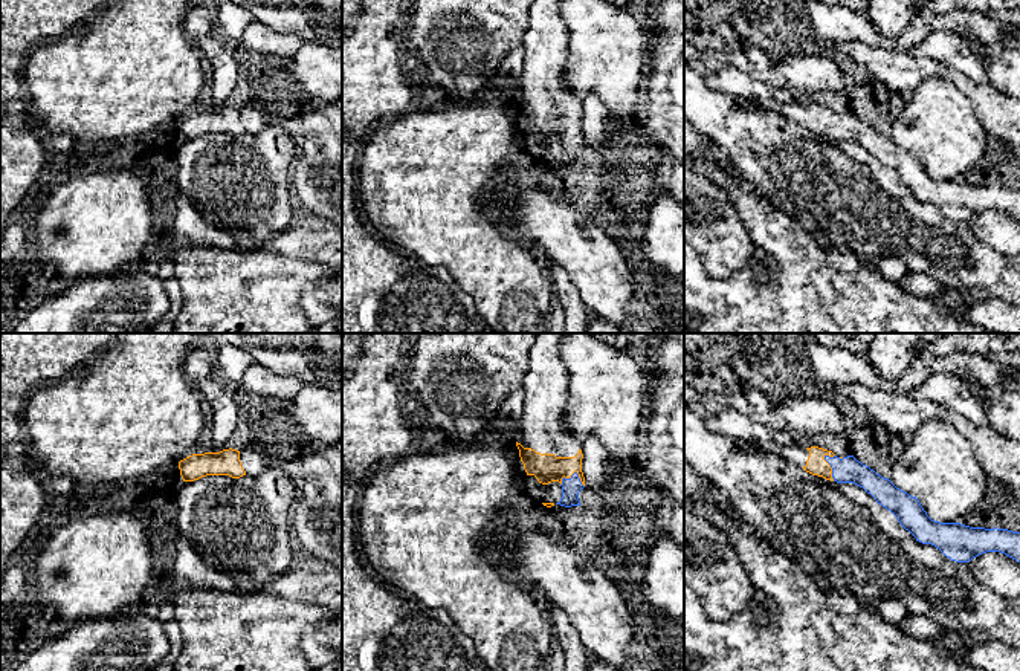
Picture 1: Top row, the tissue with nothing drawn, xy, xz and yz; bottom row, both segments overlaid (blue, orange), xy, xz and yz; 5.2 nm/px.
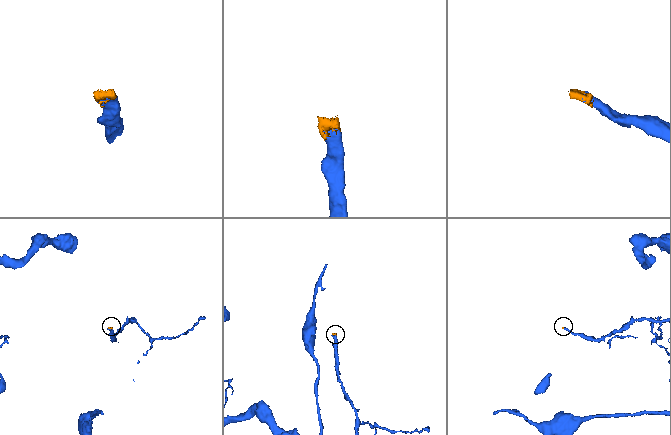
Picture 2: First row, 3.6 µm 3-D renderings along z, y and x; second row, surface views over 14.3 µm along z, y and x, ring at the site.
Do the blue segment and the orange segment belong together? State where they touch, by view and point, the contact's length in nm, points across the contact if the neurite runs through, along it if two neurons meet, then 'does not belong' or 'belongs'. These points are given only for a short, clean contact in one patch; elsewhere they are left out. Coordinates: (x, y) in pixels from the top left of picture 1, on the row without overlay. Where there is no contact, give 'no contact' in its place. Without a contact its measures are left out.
meets blue in xz at (576, 130); contact 130 nm long; runs through xz (571, 144), (576, 130), (547, 126); belongs

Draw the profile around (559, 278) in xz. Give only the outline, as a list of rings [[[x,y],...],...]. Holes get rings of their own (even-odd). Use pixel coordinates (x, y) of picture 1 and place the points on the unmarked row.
[[[547,263],[553,283],[554,300],[563,307],[566,333],[586,333],[592,312],[582,301],[577,287],[570,281],[566,272],[554,263]]]

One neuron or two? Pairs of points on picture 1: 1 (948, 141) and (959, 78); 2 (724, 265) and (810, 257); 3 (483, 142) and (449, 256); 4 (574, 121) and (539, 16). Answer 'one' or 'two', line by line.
1: two
2: two
3: one
4: one

